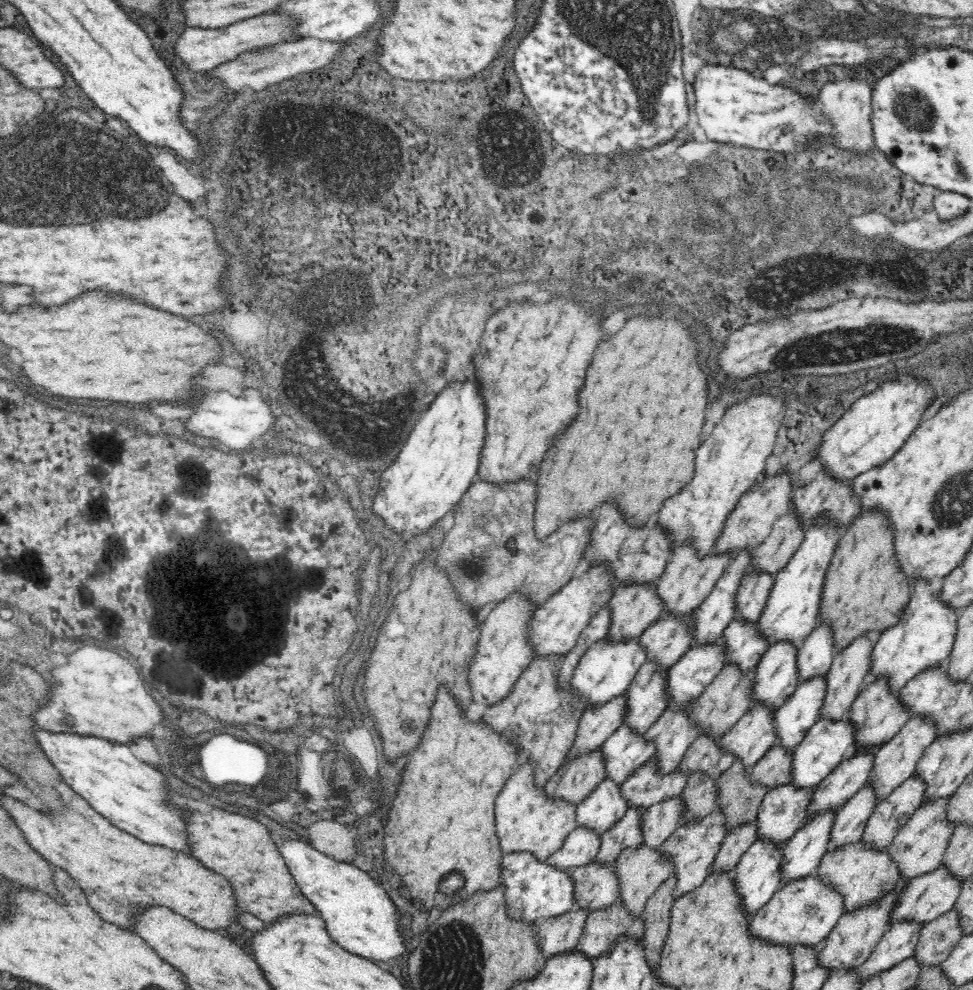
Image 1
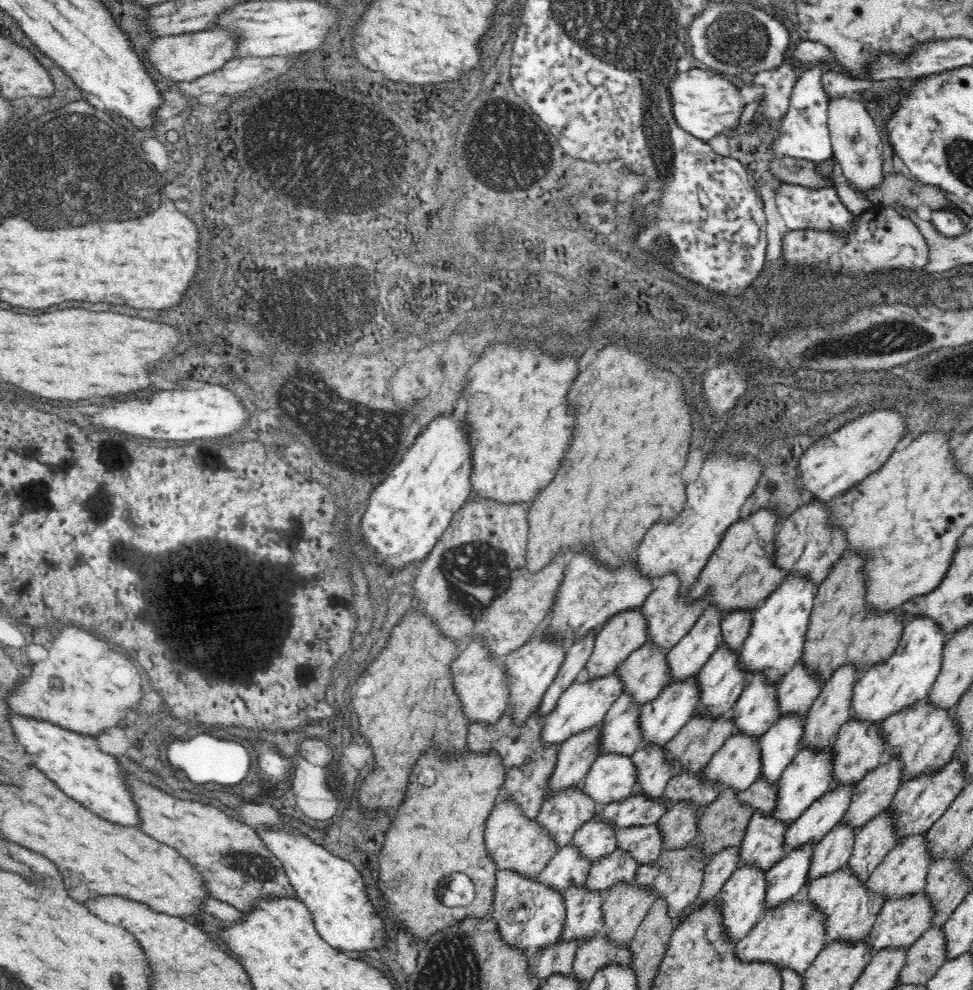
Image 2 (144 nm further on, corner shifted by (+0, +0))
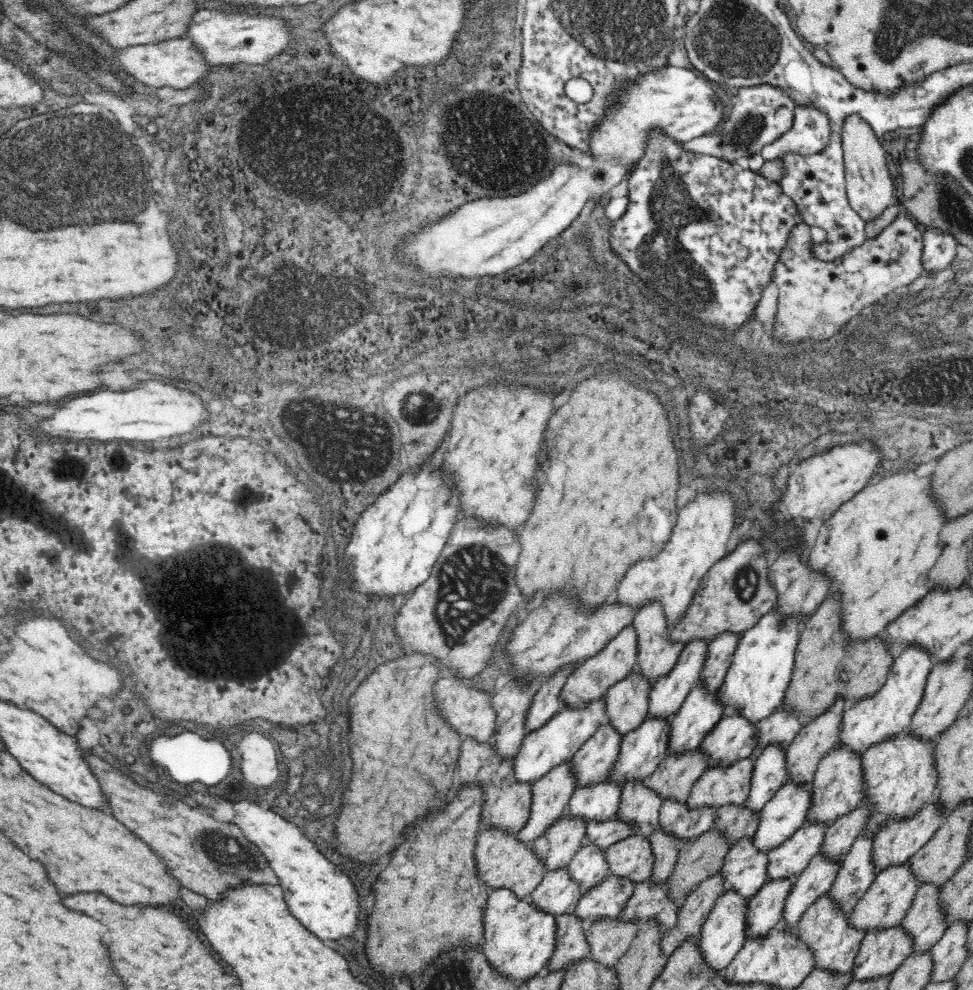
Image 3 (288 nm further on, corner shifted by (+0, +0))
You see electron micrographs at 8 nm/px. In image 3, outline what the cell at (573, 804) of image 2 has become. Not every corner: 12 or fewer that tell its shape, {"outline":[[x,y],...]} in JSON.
{"outline":[[564,814],[532,844],[546,872],[568,868],[586,822]]}

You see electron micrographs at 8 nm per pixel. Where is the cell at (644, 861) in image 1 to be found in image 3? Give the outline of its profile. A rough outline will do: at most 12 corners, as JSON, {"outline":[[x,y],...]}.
{"outline":[[598,920],[586,932],[590,958],[616,968],[640,922]]}

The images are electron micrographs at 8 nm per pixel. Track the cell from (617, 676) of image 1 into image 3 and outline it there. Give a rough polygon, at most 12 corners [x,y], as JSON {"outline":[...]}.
{"outline":[[604,698],[528,734],[514,776],[536,784],[606,722]]}

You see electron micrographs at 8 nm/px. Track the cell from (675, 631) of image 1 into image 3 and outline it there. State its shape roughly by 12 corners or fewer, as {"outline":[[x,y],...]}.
{"outline":[[638,672],[614,684],[606,722],[620,738],[646,720],[650,684]]}

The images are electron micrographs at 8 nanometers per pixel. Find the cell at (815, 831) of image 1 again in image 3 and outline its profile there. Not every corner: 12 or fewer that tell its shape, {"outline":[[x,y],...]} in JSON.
{"outline":[[794,880],[766,882],[746,904],[746,942],[782,924]]}

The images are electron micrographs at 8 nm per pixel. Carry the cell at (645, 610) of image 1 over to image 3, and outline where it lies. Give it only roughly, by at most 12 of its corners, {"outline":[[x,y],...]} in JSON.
{"outline":[[630,626],[578,666],[560,692],[562,708],[582,708],[638,668]]}

